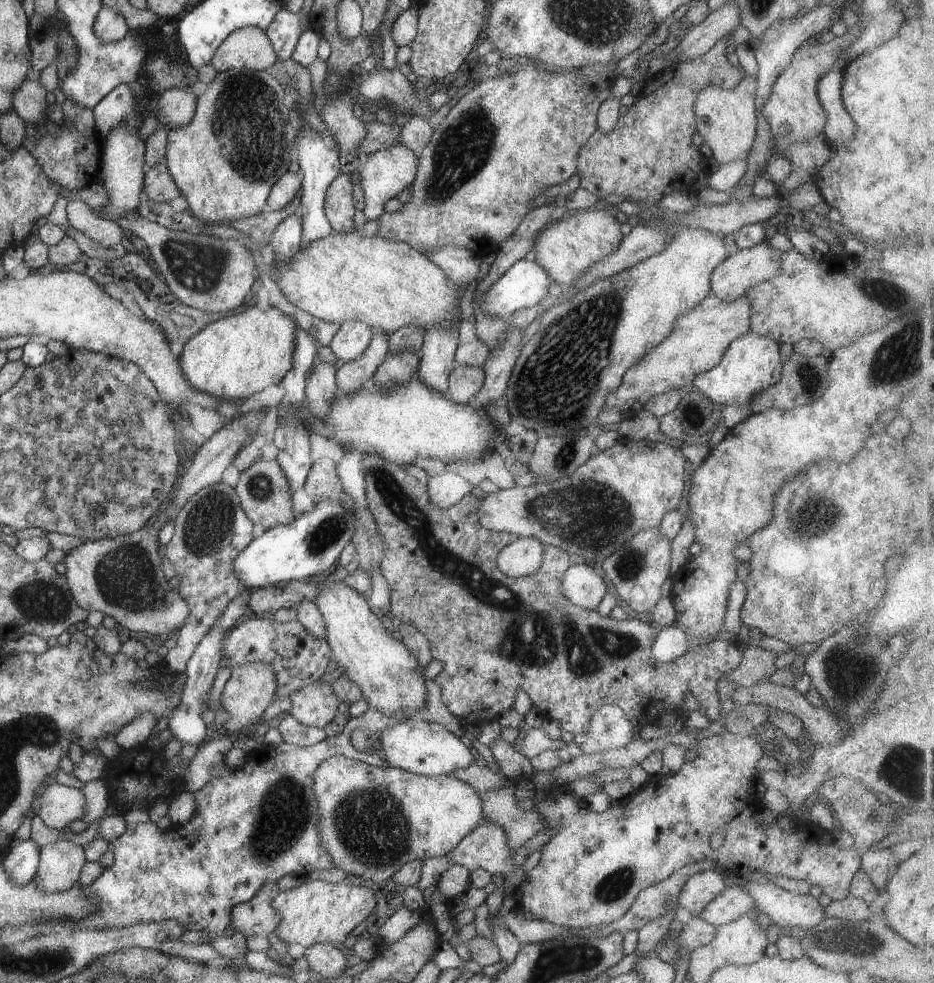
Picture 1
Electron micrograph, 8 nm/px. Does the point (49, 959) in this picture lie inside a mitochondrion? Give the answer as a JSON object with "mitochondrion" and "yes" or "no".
{"mitochondrion":"yes"}

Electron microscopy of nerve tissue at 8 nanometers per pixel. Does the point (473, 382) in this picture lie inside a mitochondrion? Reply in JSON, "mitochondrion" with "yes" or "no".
{"mitochondrion":"no"}

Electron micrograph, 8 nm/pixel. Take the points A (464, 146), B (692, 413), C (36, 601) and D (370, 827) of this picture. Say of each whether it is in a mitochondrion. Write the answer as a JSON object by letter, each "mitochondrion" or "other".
{"A":"mitochondrion","B":"other","C":"mitochondrion","D":"mitochondrion"}

